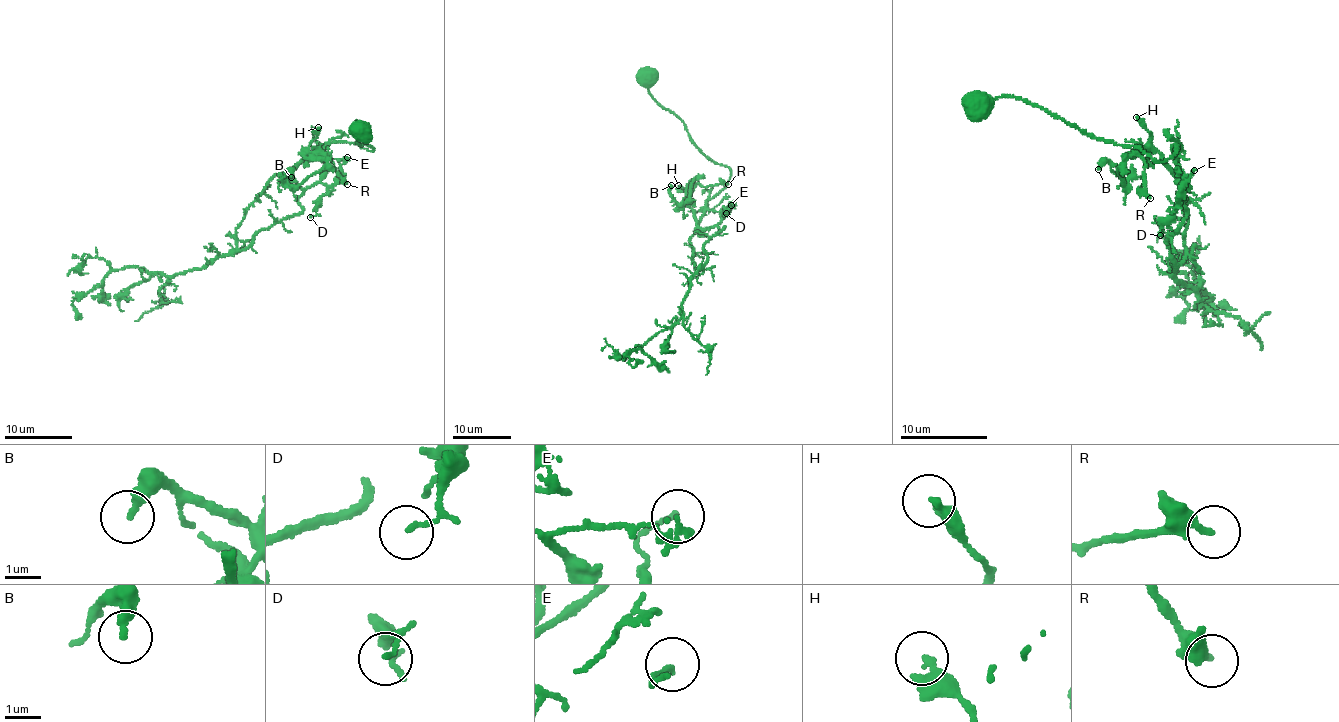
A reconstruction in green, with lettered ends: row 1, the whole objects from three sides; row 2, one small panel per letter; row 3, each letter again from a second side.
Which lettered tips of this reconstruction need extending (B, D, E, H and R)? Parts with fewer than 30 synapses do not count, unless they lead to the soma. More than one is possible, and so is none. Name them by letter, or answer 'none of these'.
none of these

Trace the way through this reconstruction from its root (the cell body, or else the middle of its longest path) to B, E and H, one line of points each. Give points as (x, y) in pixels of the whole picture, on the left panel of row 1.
B: (360, 131), (371, 151), (331, 143), (295, 168), (312, 153), (320, 170), (291, 177)
E: (360, 131), (357, 120), (371, 151), (331, 143), (321, 181), (334, 182), (347, 157)
H: (360, 131), (353, 132), (357, 120), (365, 132), (357, 142), (371, 151), (331, 143), (295, 168), (318, 127)

